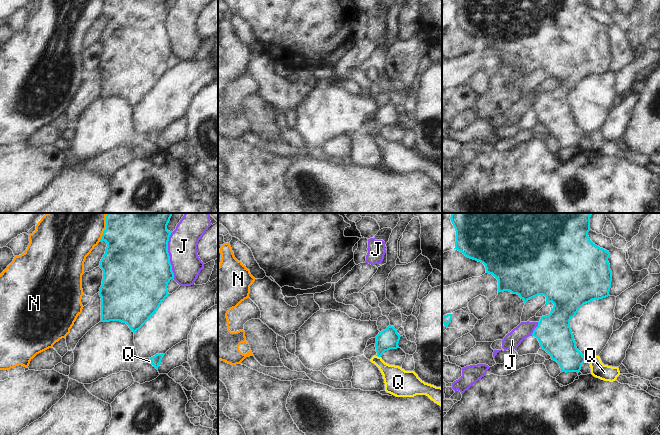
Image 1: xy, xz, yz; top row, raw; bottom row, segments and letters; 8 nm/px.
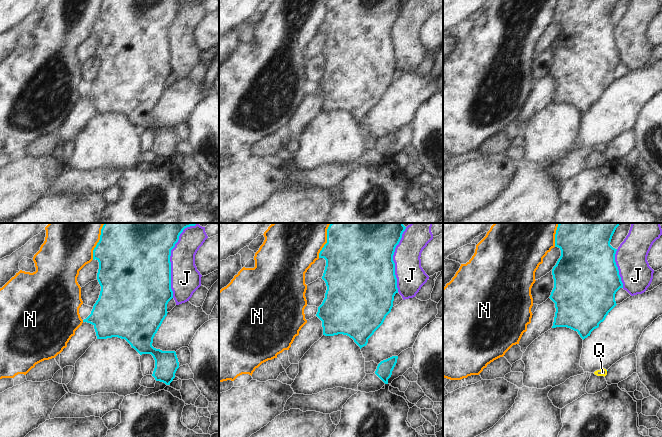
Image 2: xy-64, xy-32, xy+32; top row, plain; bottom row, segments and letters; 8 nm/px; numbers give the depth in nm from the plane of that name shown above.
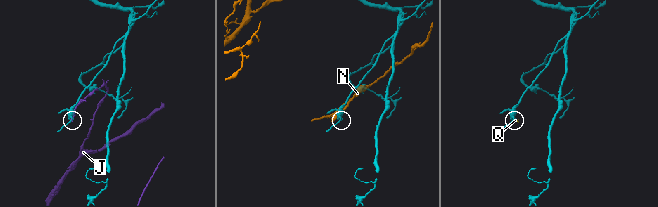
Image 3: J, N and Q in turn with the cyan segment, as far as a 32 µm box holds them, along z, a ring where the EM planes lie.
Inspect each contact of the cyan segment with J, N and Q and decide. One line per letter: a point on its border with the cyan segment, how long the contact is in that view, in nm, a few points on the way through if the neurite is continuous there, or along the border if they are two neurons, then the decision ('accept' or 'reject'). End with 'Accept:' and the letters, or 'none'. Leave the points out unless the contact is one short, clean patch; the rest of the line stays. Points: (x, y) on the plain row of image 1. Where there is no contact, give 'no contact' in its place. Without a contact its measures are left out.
J: xy (168, 31) | 380 nm | reject
N: xy (103, 9) | 160 nm | reject
Q: xz (379, 132) | 40 nm | across xz (387, 115), (381, 122), (379, 132), (379, 138), (397, 157) | accept
Accept: Q

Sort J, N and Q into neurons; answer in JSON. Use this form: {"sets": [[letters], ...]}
{"sets": [["J"], ["N"], ["Q"]]}

